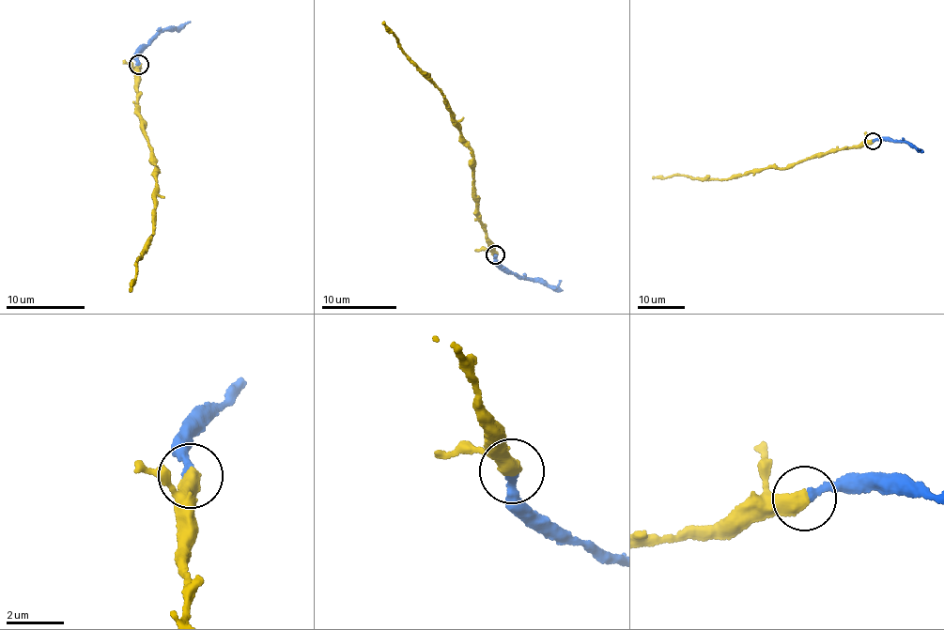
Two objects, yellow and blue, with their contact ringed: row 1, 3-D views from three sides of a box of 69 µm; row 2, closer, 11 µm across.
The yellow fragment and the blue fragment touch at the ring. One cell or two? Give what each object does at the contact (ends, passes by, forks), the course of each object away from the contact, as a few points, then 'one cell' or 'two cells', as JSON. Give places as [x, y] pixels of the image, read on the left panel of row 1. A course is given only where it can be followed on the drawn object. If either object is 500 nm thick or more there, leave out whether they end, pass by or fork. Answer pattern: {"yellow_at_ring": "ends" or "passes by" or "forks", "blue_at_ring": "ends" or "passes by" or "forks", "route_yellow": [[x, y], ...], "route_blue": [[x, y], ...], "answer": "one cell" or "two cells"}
{"route_yellow": [[138, 65], [139, 115], [146, 122], [143, 130], [160, 170], [154, 235], [136, 264], [132, 291]], "route_blue": [[138, 65], [141, 52], [159, 33], [191, 22]], "answer": "one cell"}

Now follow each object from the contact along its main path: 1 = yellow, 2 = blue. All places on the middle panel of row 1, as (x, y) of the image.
1: (495, 255), (478, 210), (472, 147), (441, 88), (402, 50), (385, 22)
2: (495, 255), (503, 267), (527, 278), (542, 278), (554, 286), (562, 280)

